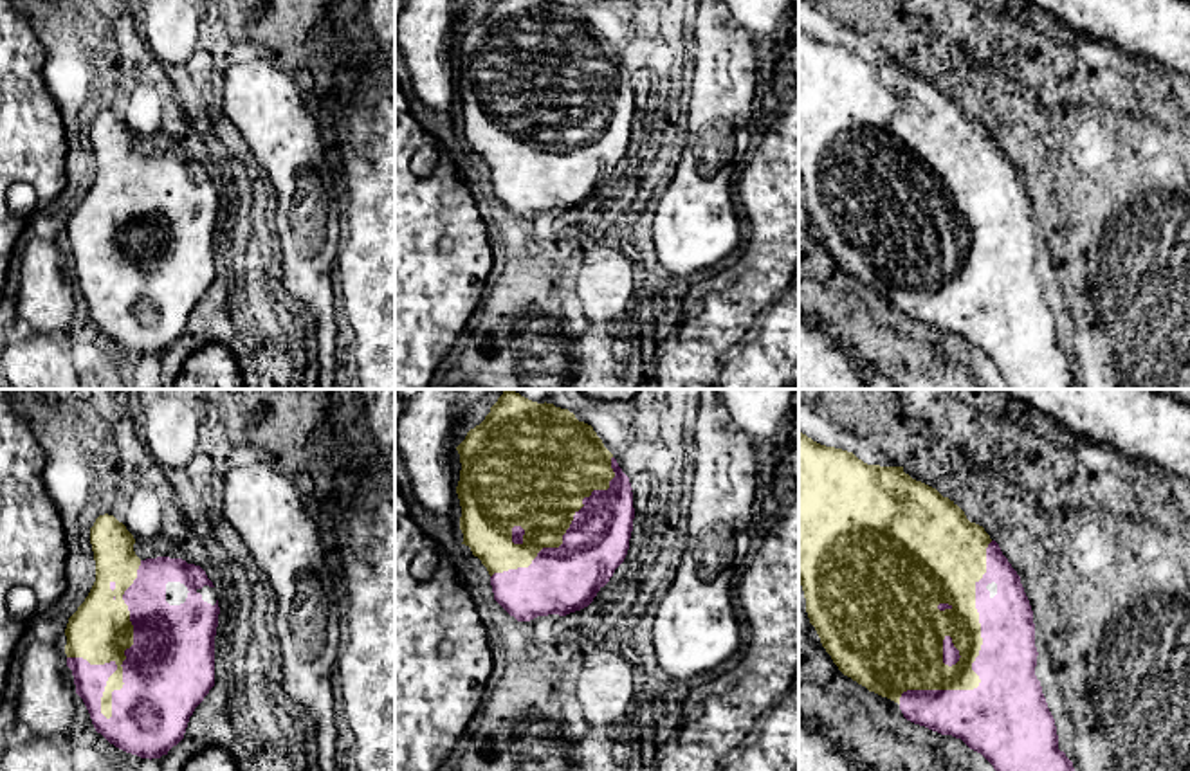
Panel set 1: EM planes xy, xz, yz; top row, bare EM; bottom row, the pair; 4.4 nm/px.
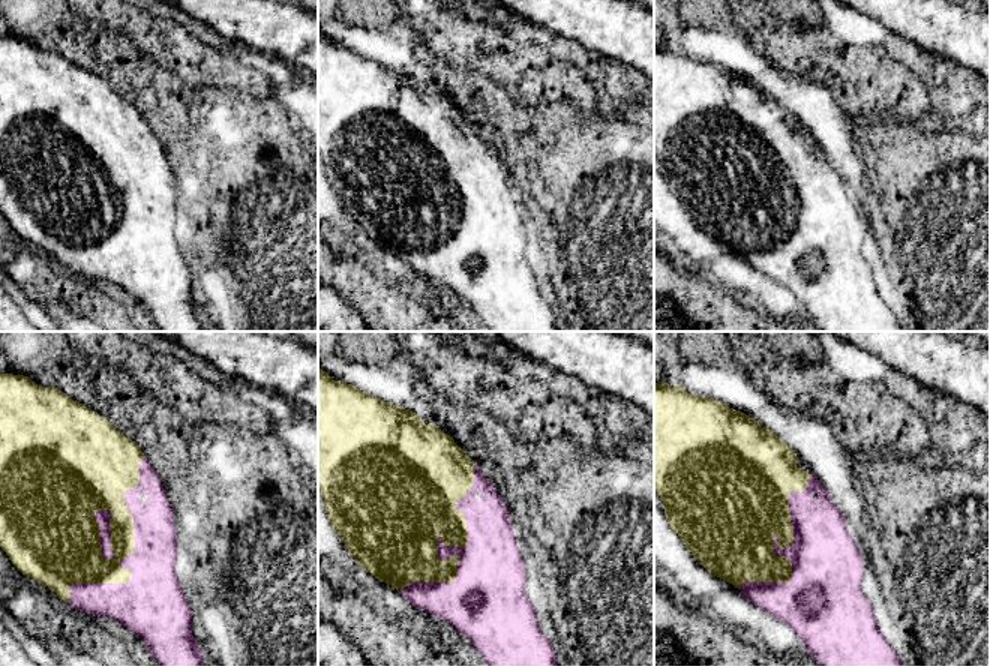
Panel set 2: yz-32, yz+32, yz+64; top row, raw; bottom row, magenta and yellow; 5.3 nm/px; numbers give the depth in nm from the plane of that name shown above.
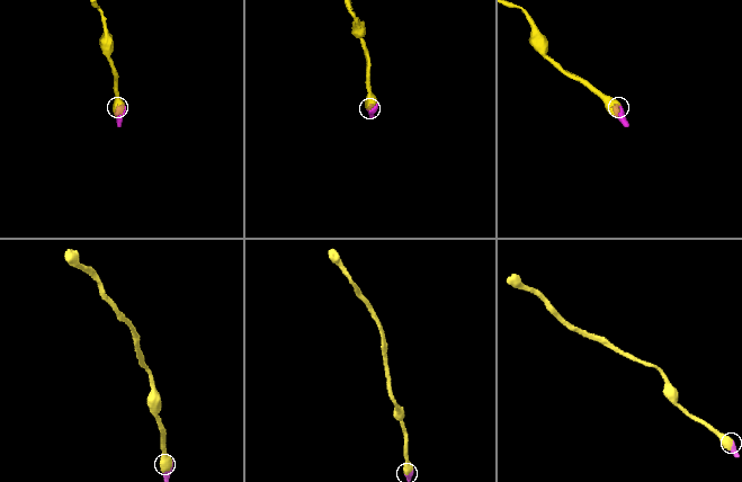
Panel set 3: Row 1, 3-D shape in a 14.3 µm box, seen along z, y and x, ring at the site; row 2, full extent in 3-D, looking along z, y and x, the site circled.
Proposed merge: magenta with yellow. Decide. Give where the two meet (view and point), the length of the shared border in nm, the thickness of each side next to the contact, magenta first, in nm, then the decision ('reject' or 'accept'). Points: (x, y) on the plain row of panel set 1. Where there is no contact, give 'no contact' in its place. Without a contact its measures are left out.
xy (134, 238) | 750 nm | 400/280 nm | accept

